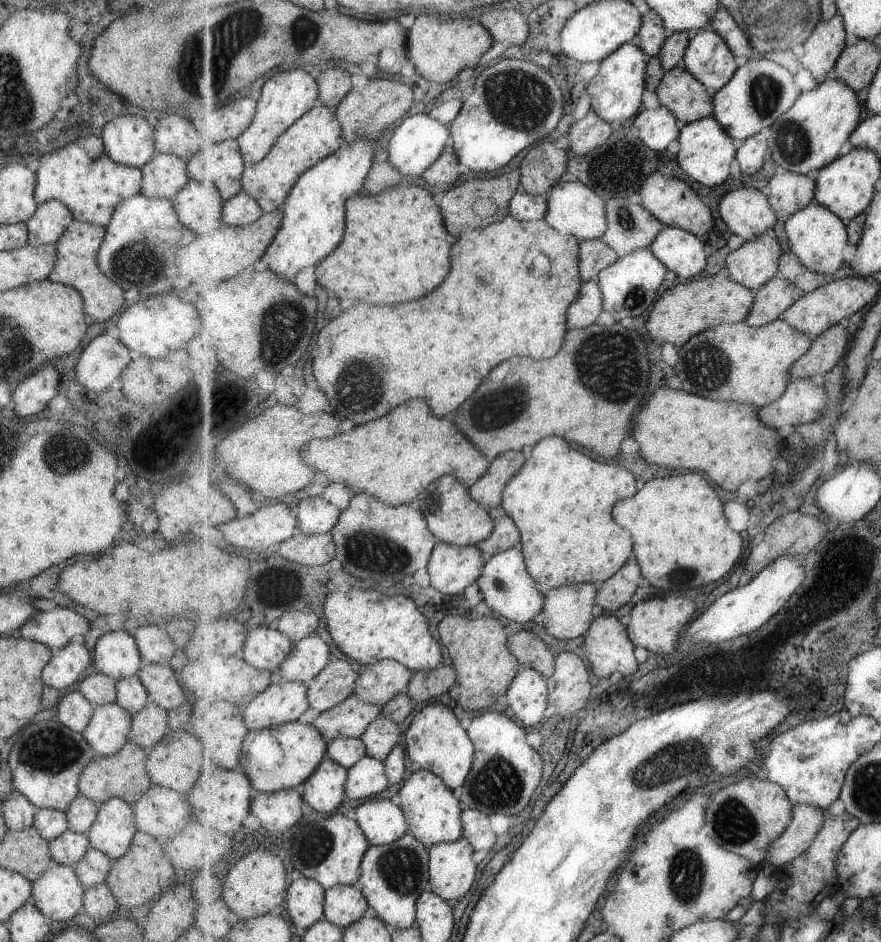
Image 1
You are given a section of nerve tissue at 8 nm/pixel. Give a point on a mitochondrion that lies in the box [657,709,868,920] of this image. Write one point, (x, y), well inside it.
(686, 876)

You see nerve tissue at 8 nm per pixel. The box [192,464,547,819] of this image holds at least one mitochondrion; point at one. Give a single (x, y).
(497, 784)

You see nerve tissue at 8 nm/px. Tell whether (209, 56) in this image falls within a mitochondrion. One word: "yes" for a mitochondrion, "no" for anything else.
yes

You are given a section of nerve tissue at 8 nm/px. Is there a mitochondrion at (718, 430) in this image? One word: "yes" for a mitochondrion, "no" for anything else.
no

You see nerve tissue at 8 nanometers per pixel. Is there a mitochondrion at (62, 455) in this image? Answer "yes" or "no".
yes

